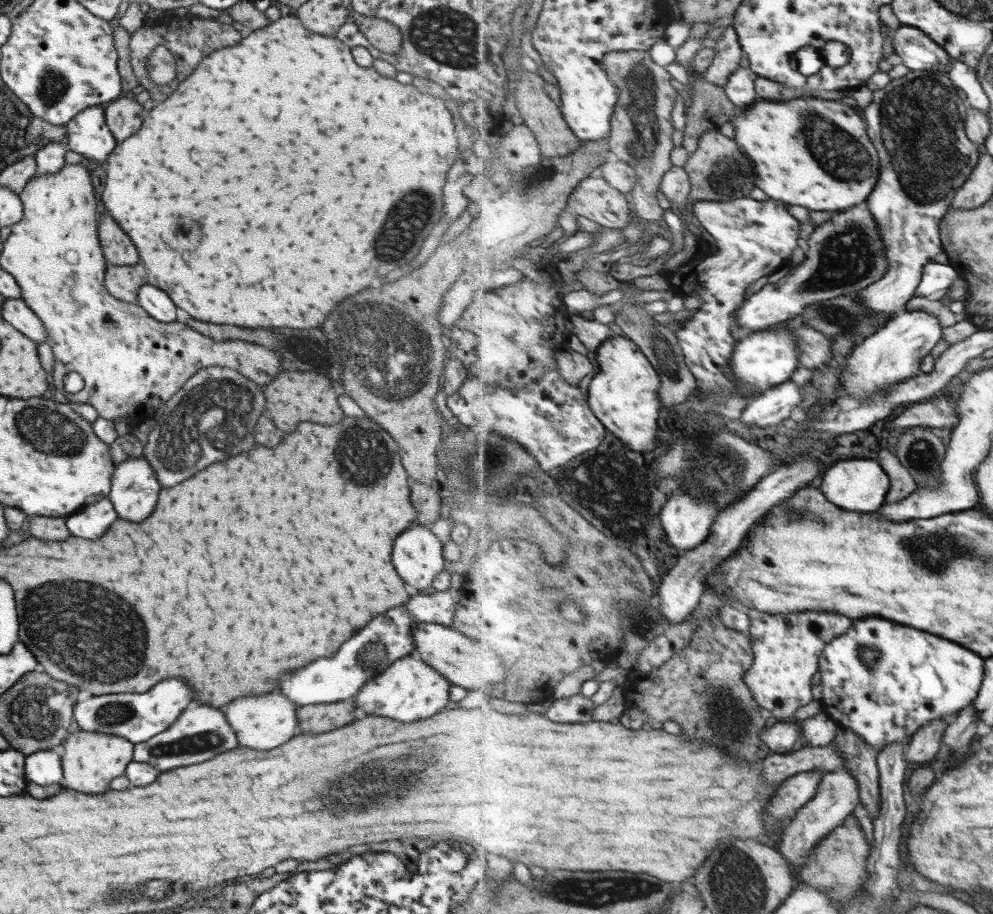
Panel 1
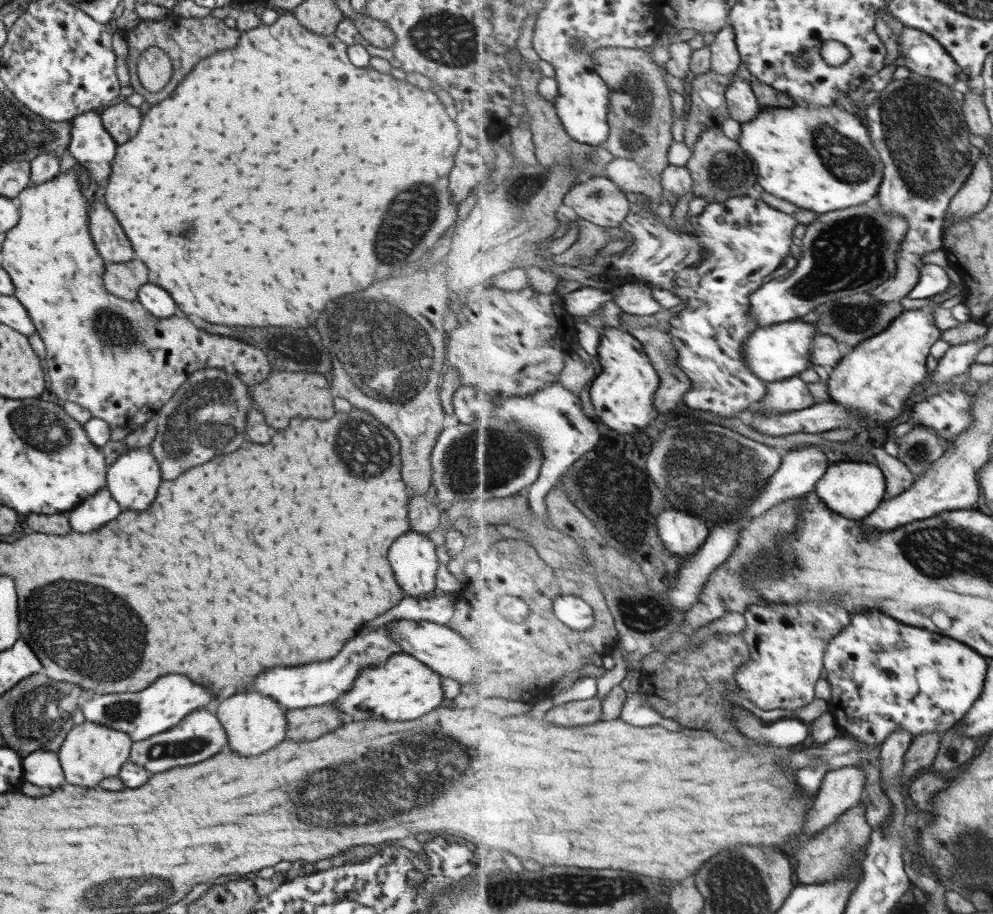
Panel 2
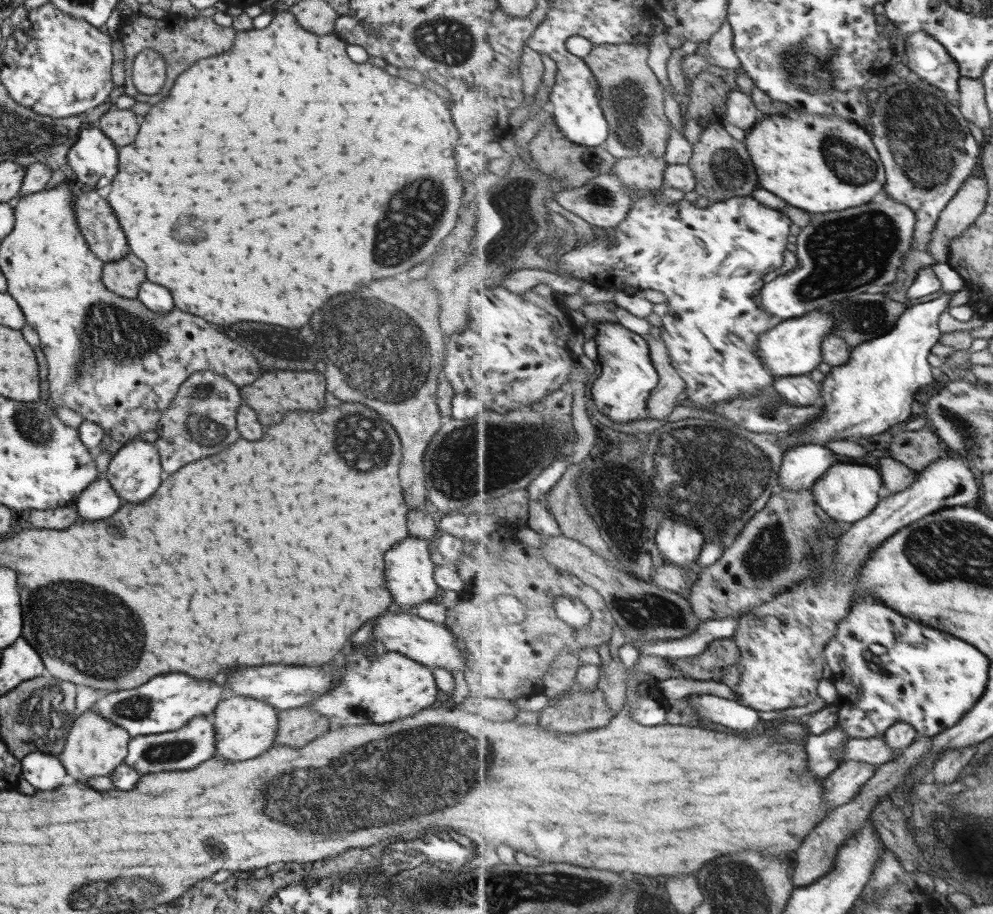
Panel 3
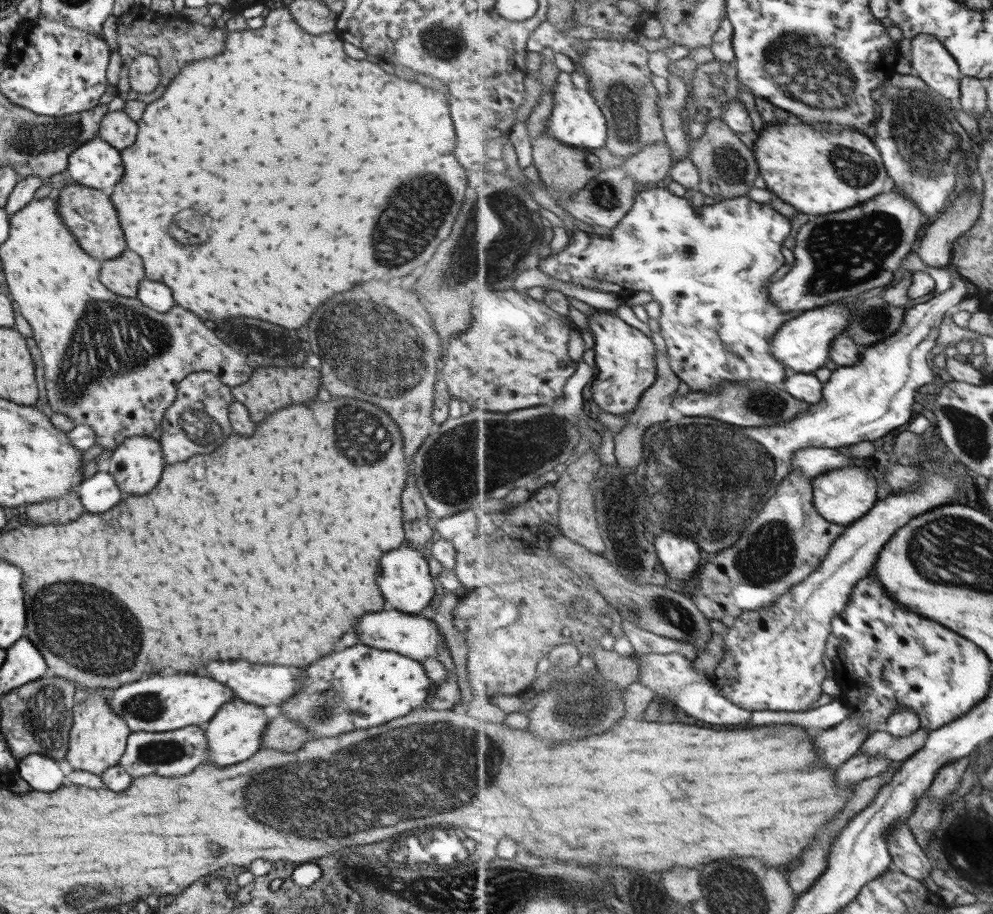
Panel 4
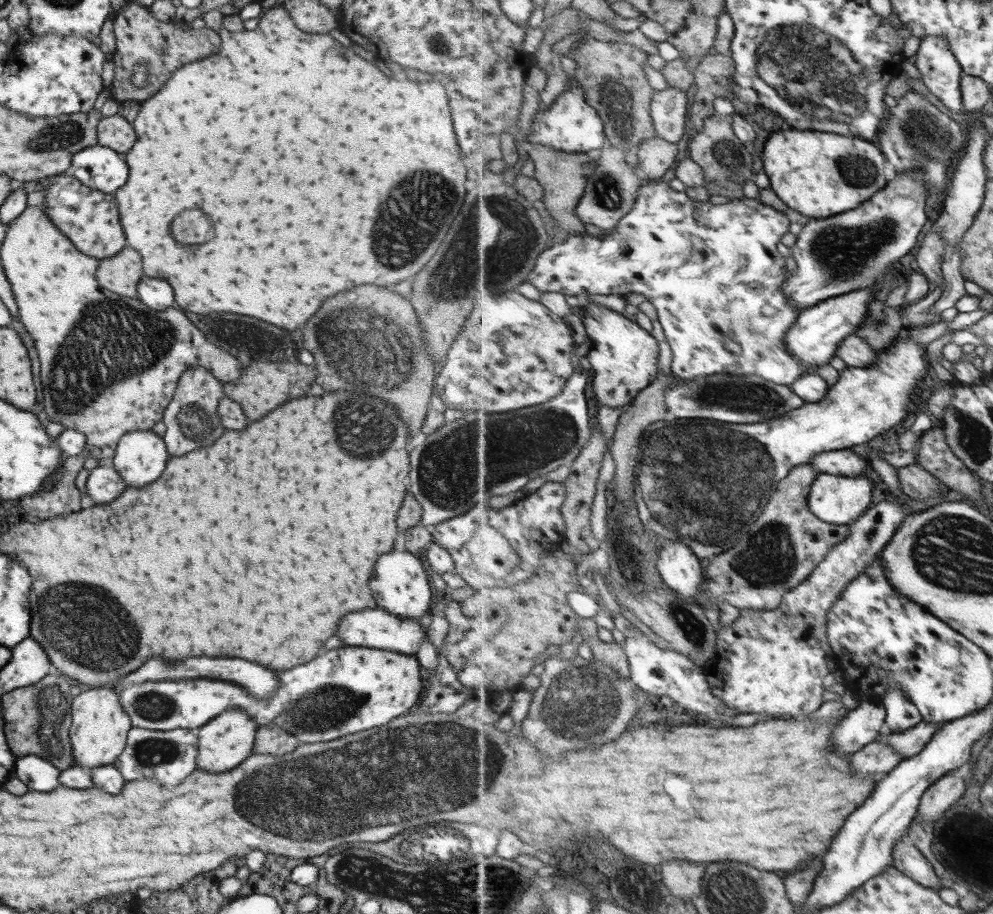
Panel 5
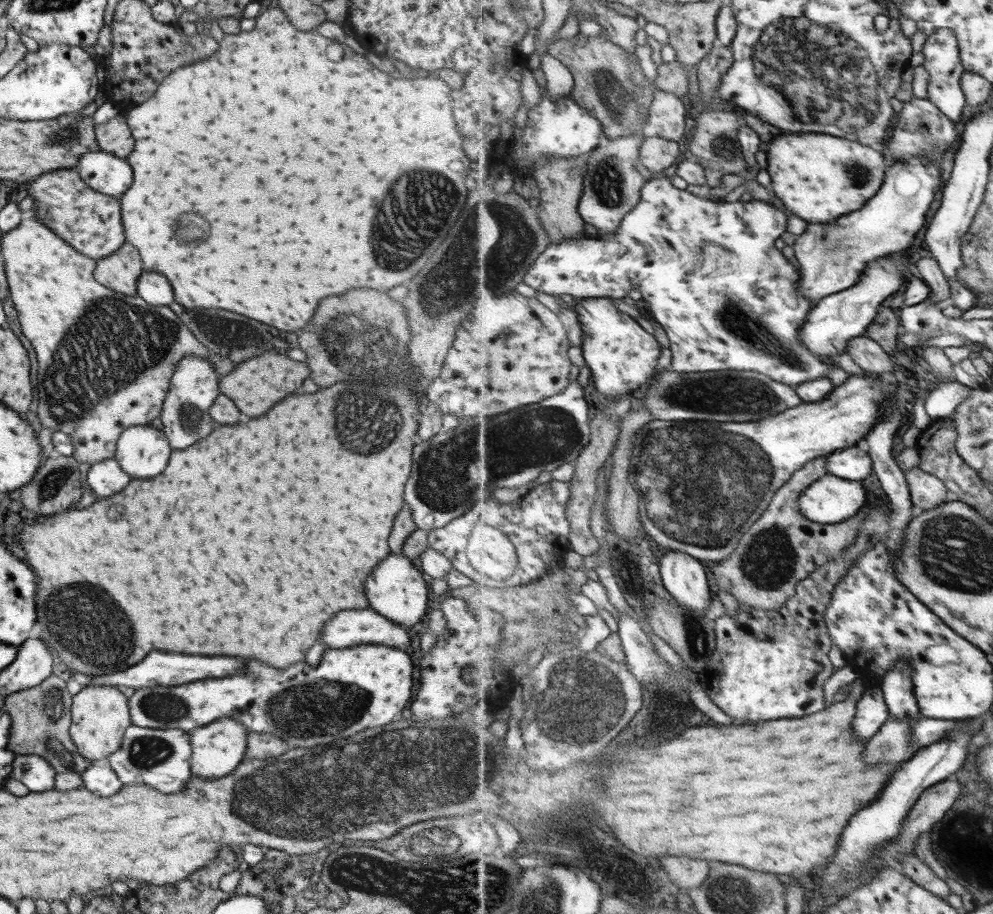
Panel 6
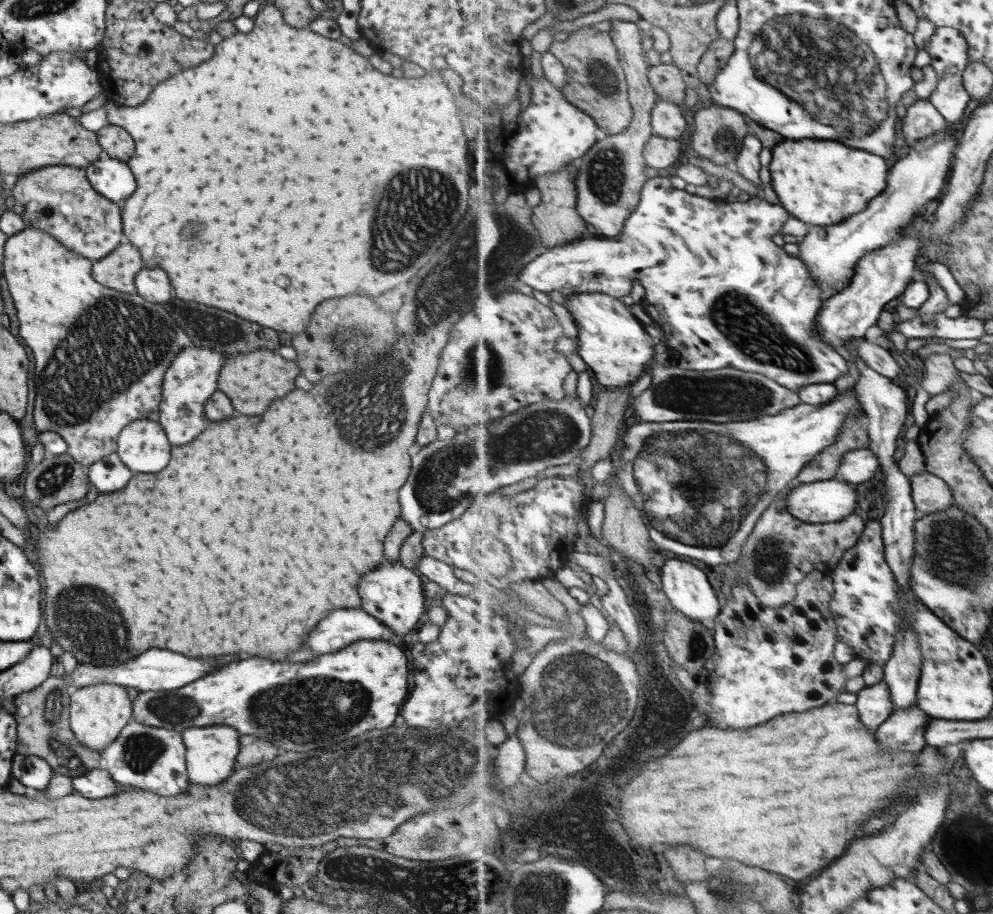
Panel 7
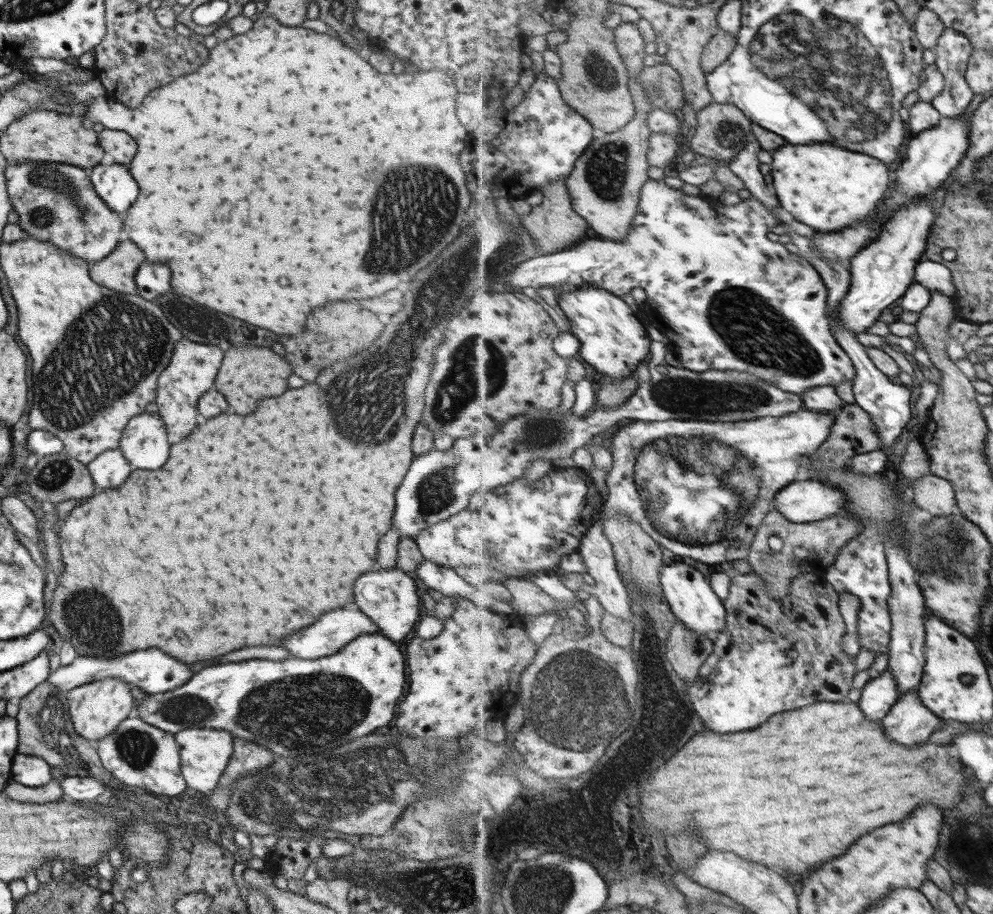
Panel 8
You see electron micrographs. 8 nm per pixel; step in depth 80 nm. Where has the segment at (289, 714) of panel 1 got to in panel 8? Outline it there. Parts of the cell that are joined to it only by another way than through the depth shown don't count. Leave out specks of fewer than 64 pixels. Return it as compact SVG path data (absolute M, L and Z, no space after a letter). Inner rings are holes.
M190 728L173 733L180 745L180 772L187 786L206 794L213 791L233 751L234 736L225 730Z

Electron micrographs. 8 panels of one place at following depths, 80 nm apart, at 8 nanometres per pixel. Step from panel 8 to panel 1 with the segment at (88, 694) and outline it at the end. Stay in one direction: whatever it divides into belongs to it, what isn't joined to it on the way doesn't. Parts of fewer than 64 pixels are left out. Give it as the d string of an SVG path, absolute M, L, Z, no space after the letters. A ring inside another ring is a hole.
M78 729L63 743L64 786L86 793L100 794L109 789L110 781L125 774L127 764L133 761L133 745L124 737Z

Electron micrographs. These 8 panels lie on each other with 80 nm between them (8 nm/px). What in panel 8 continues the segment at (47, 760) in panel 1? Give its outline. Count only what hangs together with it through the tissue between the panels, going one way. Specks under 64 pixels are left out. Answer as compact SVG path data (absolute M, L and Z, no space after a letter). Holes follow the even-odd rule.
M16 753L11 766L12 780L28 787L41 787L52 779L52 769L40 757Z

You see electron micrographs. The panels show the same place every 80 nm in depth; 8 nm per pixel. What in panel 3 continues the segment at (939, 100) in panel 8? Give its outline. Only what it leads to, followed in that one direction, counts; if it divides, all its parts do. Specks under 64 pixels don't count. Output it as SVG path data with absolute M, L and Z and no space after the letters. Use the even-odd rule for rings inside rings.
M920 31L906 40L908 66L917 75L950 94L961 91L963 74L956 58L928 31Z

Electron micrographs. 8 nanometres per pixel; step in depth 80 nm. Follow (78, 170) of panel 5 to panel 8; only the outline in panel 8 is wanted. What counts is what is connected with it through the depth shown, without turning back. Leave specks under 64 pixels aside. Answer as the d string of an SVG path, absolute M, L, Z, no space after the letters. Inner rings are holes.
M99 164L89 172L90 180L97 195L118 215L128 212L128 208L138 198L138 184L130 176L128 168L122 164Z

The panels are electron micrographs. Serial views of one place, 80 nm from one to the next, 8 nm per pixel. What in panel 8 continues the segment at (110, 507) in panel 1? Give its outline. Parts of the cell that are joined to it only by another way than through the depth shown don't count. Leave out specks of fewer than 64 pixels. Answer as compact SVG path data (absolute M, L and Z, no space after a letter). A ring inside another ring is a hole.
M120 449L101 452L87 467L96 486L102 490L122 486L134 469Z

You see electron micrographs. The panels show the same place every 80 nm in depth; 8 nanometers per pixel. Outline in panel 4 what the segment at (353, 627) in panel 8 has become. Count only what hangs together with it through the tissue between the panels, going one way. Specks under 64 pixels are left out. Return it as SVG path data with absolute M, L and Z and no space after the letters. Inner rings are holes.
M382 609L378 612L372 612L372 614L366 614L366 616L358 618L354 630L358 634L359 642L366 646L396 651L420 662L430 657L438 659L441 651L441 640L445 639L437 620L430 620L420 615L406 614L396 609Z

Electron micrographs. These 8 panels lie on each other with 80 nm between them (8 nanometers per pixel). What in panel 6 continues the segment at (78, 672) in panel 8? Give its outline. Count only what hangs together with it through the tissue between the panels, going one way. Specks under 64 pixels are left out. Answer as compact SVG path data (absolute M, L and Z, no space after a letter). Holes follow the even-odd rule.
M154 650L148 654L140 664L129 666L123 671L113 672L111 676L90 675L82 682L88 685L98 685L107 682L110 686L119 687L130 692L136 689L150 688L150 686L180 686L188 682L209 678L222 678L226 674L240 672L244 668L244 662L238 658L204 658L204 656L182 656L182 654L170 654L170 652L158 652Z

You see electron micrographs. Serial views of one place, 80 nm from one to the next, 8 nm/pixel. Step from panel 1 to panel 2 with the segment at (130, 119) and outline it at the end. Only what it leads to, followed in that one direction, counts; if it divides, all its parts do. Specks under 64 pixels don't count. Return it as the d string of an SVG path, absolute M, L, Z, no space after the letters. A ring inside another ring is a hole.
M123 99L100 110L100 118L104 128L112 139L118 144L125 144L140 128L140 108L129 106Z

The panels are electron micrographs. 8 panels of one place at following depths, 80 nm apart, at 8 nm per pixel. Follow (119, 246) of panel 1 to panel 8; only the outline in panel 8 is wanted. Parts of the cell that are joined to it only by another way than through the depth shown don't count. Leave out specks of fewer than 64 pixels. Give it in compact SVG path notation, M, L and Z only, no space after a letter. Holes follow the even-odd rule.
M8 161L4 176L6 192L18 213L18 226L27 236L47 240L66 253L95 263L106 258L123 239L123 218L97 195L88 171L57 162Z

